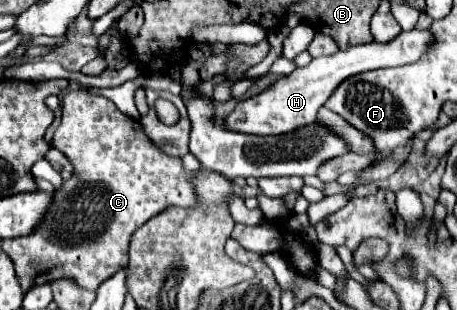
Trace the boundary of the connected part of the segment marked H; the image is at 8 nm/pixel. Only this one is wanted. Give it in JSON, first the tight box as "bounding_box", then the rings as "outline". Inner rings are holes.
{"bounding_box":[226,29,432,135],"outline":[[[412,29],[412,31],[402,31],[396,39],[388,41],[388,43],[372,41],[372,43],[364,43],[364,45],[352,45],[346,51],[338,51],[330,57],[312,59],[312,63],[308,67],[294,69],[288,77],[274,83],[268,91],[254,95],[246,101],[240,101],[238,107],[234,109],[234,113],[230,117],[226,117],[226,125],[238,133],[248,133],[248,135],[282,135],[282,133],[290,133],[298,127],[310,125],[312,121],[316,121],[318,109],[336,91],[336,85],[340,85],[340,81],[346,81],[348,77],[354,77],[356,73],[414,63],[428,49],[428,45],[430,45],[428,41],[432,41],[430,31]]]}

